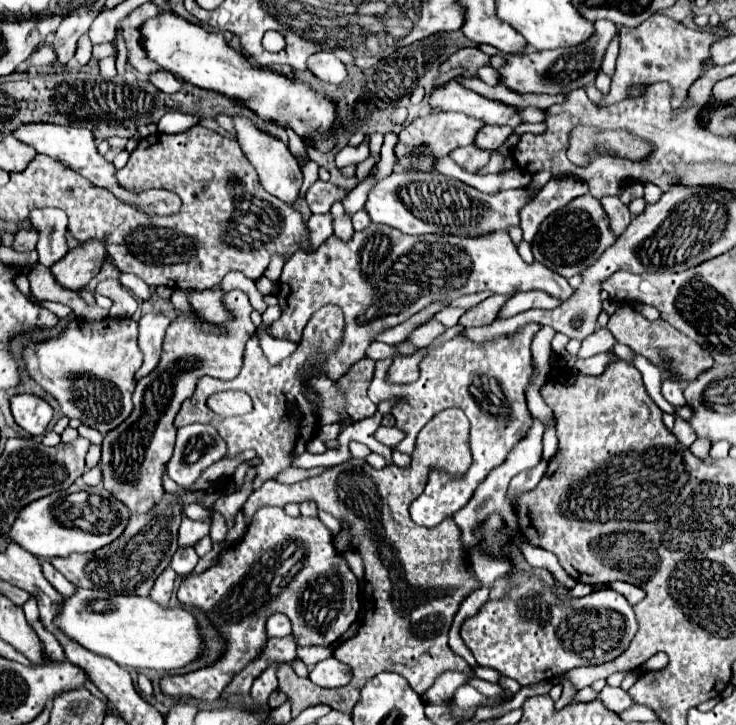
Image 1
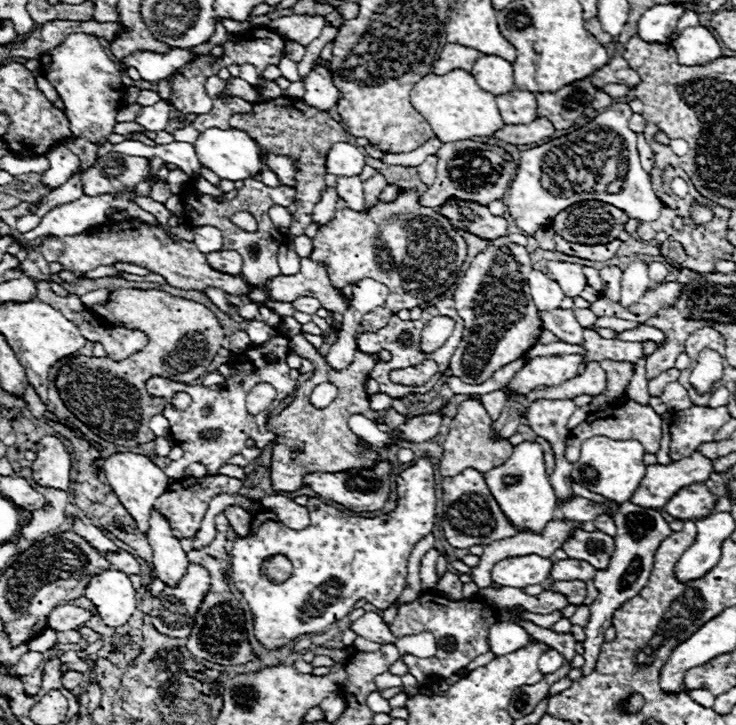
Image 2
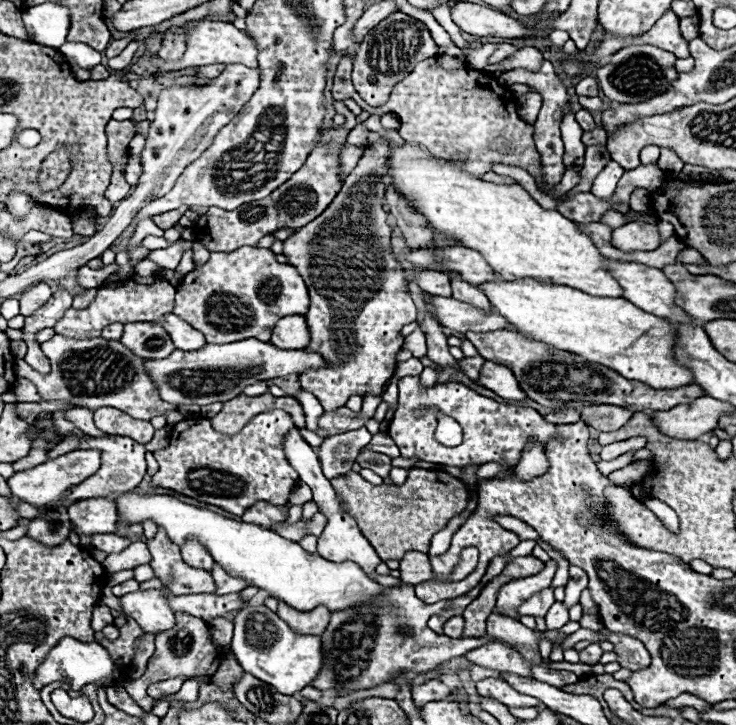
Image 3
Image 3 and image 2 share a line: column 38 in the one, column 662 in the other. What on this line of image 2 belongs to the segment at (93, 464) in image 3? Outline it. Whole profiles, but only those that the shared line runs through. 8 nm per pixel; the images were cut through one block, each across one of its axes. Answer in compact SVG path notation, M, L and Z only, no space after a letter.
M694 452L688 458L670 462L666 466L652 464L646 468L646 476L636 488L632 502L642 508L662 508L680 488L688 484L706 482L714 474L712 460L700 452Z

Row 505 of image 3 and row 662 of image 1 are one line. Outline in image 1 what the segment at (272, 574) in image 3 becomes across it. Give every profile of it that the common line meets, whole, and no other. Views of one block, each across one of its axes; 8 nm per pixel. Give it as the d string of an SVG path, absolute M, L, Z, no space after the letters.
M76 588L74 596L62 596L56 604L54 628L82 648L106 656L122 668L152 668L168 672L190 664L200 654L200 634L194 616L184 606L162 608L142 596L110 596L106 612L88 610L88 602L96 598L96 590Z

